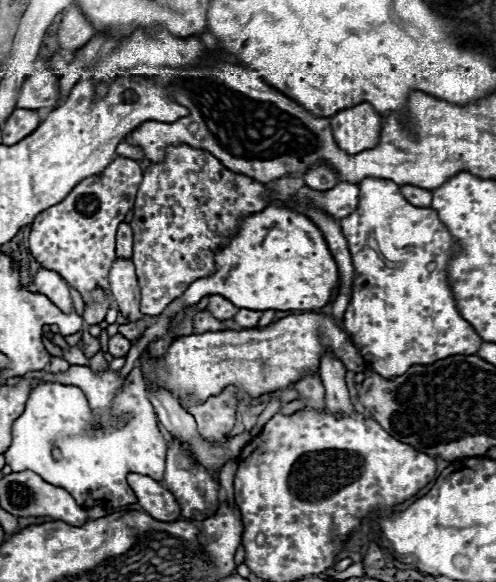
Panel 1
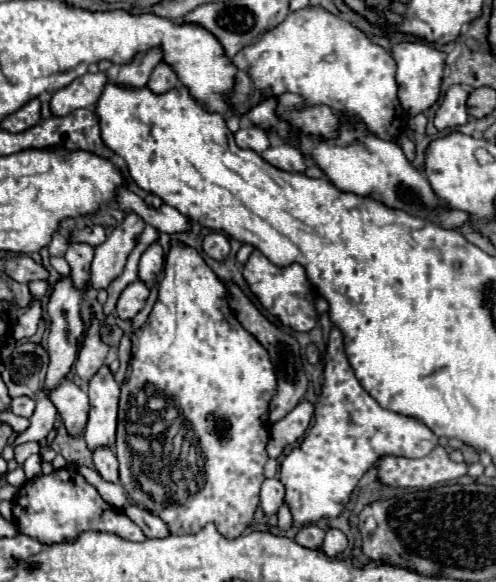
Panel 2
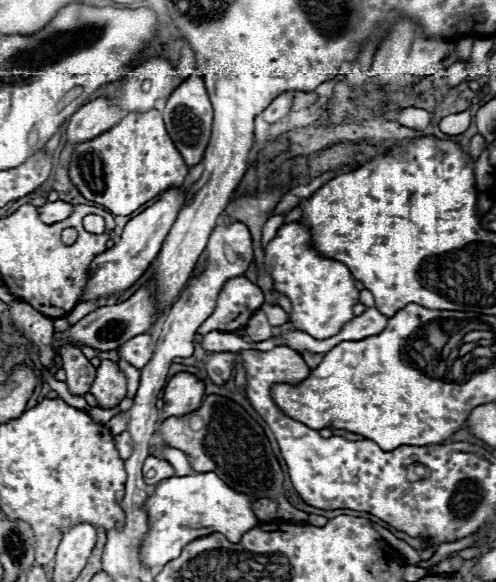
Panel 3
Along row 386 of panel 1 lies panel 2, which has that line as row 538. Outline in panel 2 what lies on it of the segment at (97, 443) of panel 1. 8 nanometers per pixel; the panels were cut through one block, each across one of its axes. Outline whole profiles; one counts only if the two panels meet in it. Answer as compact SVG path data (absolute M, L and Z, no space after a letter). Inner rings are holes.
M60 468L54 470L48 476L40 476L36 486L34 478L26 480L22 488L18 490L16 498L12 500L12 516L14 516L14 526L20 534L26 534L42 544L62 544L62 542L74 542L82 532L88 530L100 530L100 532L110 532L116 534L124 540L130 542L144 542L146 536L144 532L126 516L122 508L110 506L98 490L86 482L86 478L78 470L68 470Z

